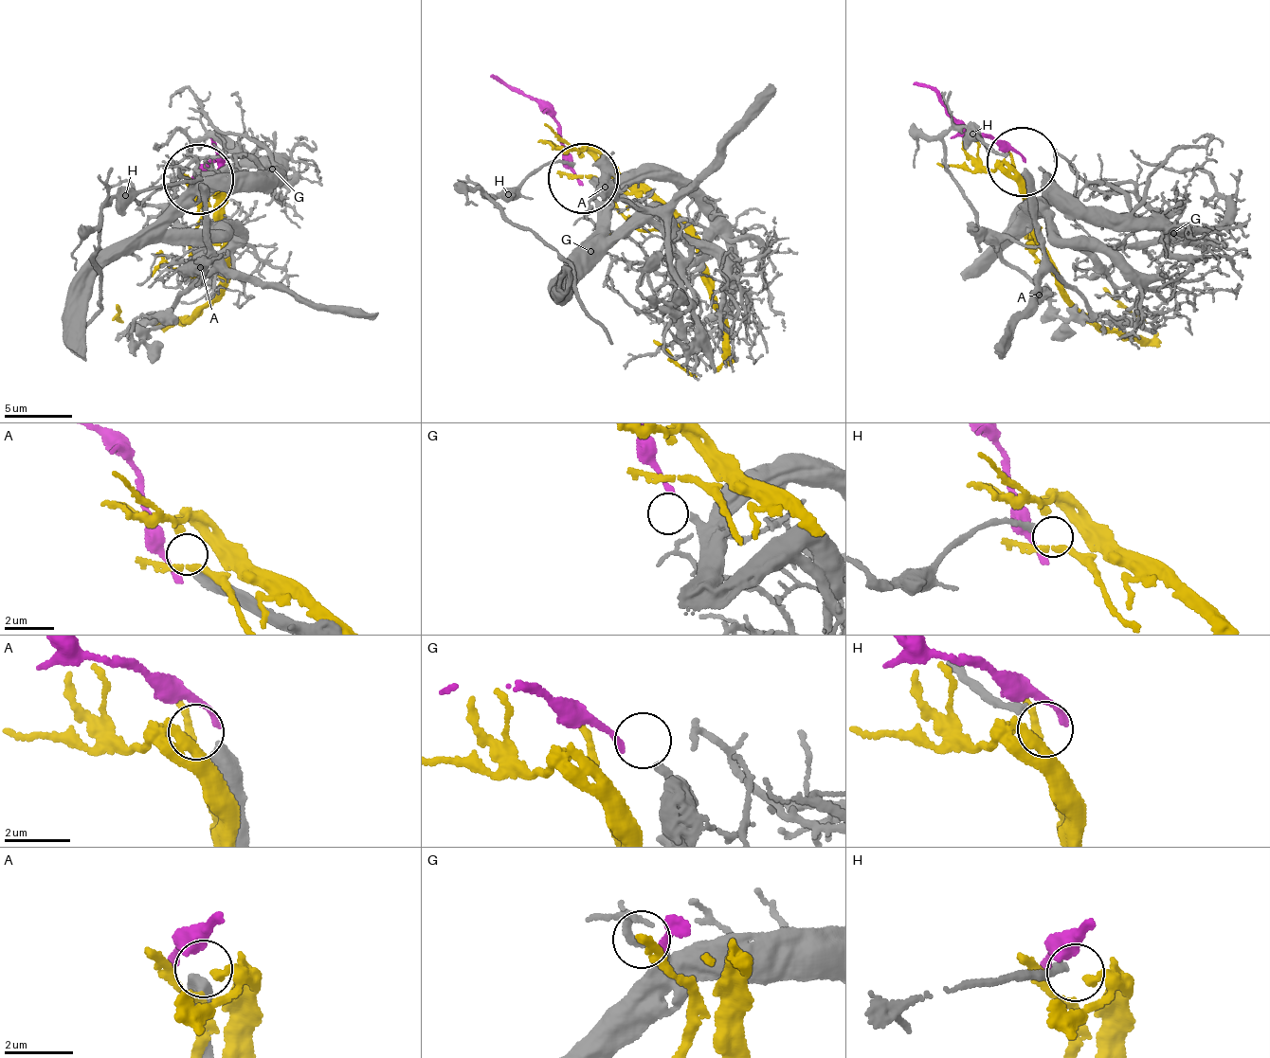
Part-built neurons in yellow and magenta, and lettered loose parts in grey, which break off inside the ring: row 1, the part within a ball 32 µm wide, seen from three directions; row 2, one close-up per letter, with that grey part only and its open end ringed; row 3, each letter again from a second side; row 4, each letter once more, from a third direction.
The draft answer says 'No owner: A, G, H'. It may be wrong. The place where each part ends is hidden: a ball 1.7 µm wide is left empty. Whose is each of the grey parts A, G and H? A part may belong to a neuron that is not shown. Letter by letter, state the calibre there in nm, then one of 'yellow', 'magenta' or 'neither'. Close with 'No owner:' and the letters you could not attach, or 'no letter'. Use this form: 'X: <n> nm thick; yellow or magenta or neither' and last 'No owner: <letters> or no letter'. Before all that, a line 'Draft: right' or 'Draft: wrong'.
Draft: right
A: 480 nm thick; neither
G: 240 nm thick; neither
H: 200 nm thick; neither
No owner: A, G, H

